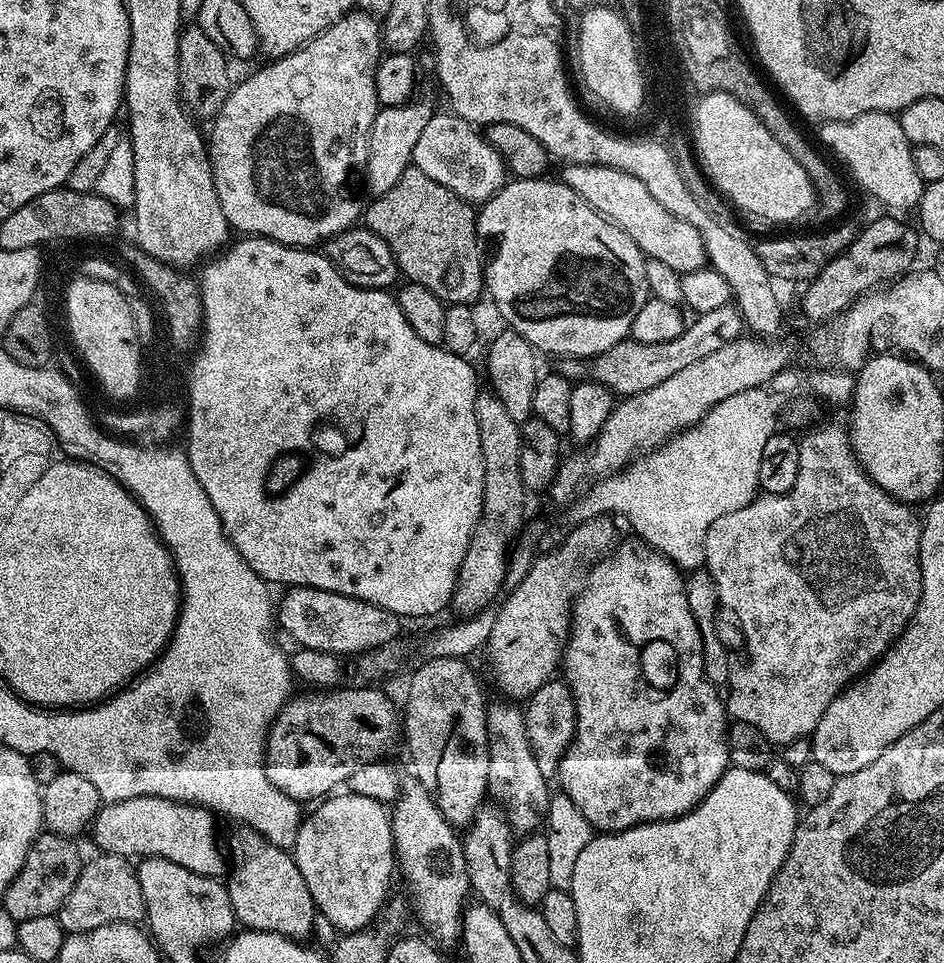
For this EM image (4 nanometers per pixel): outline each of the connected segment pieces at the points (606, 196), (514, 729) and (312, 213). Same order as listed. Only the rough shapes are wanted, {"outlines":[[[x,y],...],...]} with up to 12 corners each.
{"outlines":[[[563,165],[562,182],[645,257],[705,267],[702,234],[638,178]],[[516,702],[487,705],[488,791],[513,833],[545,823],[538,770]],[[353,10],[231,89],[207,137],[240,234],[361,219],[382,28]]]}

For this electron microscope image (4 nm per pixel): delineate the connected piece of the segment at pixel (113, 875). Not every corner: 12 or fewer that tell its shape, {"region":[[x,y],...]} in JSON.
{"region":[[96,854],[62,902],[68,934],[145,919],[127,856]]}

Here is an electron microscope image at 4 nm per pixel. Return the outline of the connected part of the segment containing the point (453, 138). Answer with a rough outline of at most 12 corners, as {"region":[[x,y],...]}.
{"region":[[437,111],[411,163],[483,205],[506,183],[504,159],[473,125]]}

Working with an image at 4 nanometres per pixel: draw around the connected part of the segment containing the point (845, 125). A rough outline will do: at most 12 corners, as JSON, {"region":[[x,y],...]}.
{"region":[[890,112],[820,136],[885,209],[920,203],[914,145]]}

